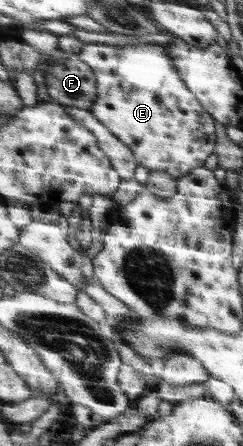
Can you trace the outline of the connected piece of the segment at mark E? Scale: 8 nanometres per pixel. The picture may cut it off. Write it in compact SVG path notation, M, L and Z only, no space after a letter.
M88 43L86 49L83 47L77 55L80 61L92 67L96 75L98 97L89 112L96 113L98 120L132 150L142 167L147 167L150 171L169 173L177 180L187 176L193 169L204 166L204 161L208 159L208 155L214 151L216 145L214 119L180 78L179 71L172 65L172 59L164 47L158 45L114 47L114 45Z

